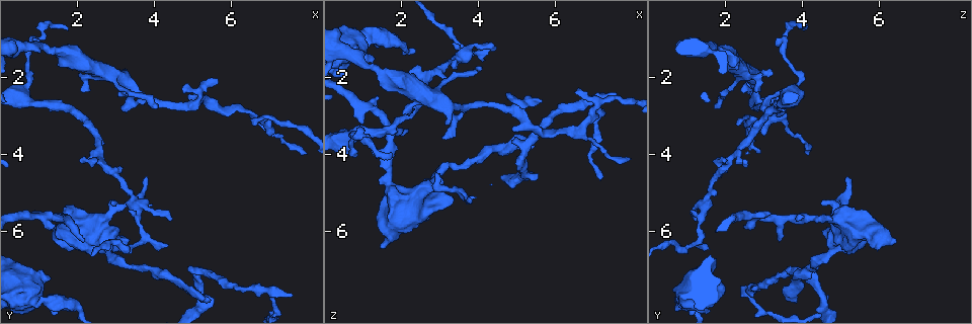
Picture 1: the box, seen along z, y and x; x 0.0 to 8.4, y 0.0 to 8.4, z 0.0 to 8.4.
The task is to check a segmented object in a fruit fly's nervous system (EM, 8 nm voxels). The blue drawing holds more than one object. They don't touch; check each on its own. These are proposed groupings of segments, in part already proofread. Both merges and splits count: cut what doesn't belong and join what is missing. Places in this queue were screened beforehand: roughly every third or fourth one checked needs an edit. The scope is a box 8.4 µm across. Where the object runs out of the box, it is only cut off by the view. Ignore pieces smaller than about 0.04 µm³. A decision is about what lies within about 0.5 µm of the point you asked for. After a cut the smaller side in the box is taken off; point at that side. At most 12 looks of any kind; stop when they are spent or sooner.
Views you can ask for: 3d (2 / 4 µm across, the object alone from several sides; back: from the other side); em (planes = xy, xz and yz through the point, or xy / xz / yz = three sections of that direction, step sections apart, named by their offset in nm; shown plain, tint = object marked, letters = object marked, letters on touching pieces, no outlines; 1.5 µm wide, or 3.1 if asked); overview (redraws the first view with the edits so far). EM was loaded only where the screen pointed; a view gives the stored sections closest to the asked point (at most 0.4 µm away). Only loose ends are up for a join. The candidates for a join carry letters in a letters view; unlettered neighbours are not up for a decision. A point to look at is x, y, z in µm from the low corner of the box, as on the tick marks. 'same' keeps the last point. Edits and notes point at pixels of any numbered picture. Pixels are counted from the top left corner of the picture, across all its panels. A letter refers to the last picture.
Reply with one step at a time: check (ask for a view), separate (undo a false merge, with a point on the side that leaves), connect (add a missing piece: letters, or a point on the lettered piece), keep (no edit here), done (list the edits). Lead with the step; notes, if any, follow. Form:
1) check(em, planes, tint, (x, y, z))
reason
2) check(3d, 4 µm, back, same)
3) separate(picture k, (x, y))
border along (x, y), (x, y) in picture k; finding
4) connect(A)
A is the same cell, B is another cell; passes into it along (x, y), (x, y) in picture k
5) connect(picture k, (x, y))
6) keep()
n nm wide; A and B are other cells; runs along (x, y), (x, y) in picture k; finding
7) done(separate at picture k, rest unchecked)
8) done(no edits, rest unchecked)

check(em, planes, tint, (4.45, 5.70, 1.25))
an open end

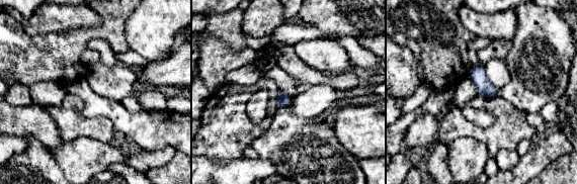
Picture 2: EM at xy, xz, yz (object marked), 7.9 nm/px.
check(em, planes, letters, same)

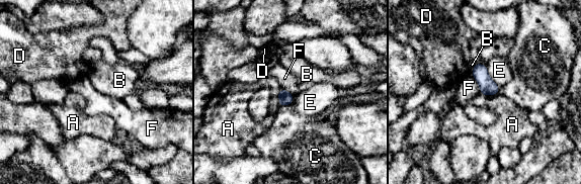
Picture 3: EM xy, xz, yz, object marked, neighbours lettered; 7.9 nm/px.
keep()
E touches over 200 nm; A, B, C, D, E and F are other cells; border along (473, 76), (480, 91) in picture 3; none of them fits

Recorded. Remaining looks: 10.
check(3d, 4 µm, (1.45, 6.25, 6.45))
stops while still wide

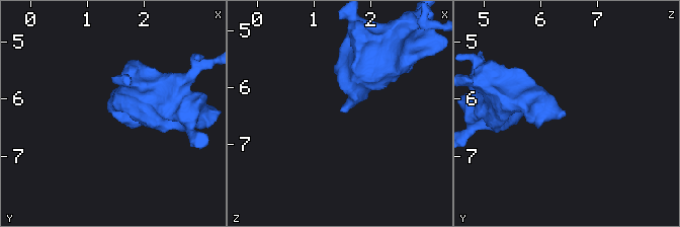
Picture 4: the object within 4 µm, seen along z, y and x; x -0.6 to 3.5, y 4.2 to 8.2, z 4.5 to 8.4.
check(em, planes, letters, (1.45, 6.25, 6.45))

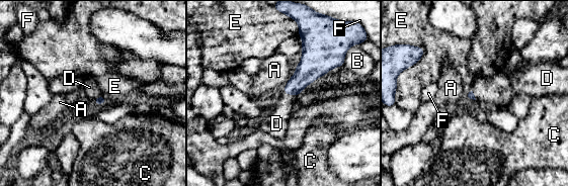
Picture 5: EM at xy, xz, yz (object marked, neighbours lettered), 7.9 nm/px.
connect(D)
D is the same cell, A, B, C, E and F are other cells; it goes on there

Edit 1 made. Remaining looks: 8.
check(3d, 2 µm, (3.15, 1.95, 3.20))
an open end

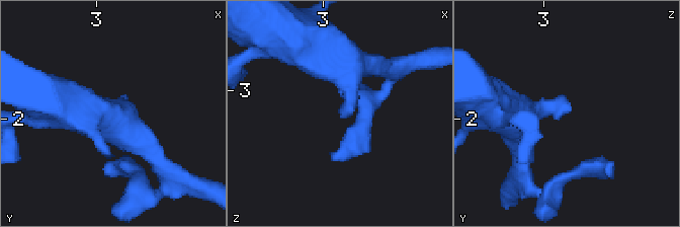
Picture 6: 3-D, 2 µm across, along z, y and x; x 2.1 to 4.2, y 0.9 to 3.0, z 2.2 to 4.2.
check(em, planes, tint, (3.18, 1.90, 3.22))

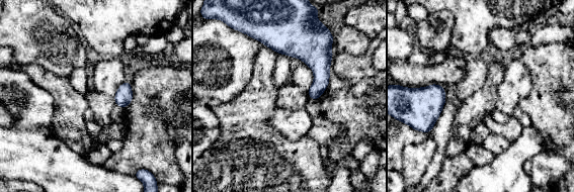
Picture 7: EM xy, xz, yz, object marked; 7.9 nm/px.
check(em, planes, letters, same)
what lies round it

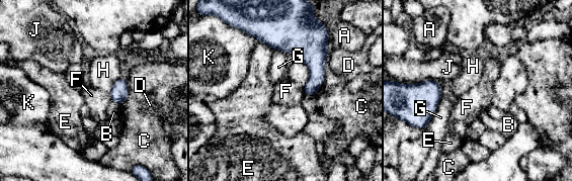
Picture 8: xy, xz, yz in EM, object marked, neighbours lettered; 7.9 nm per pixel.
keep()
G touches over 300 nm; A, B, C, D, E, F, G, H, J and K are other cells; none of them fits

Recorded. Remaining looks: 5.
check(em, planes, letters, (6.70, 3.25, 2.30))
free end

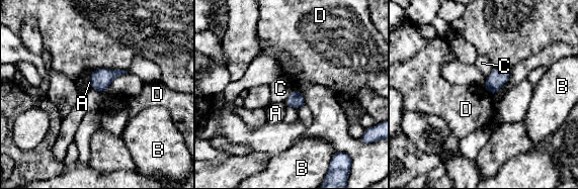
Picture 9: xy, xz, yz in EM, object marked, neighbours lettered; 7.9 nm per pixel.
keep()
120 nm wide; A, B, C and D are other cells; none of them fits

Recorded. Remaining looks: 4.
check(3d, 2 µm, (7.50, 7.55, 2.45))
an open end

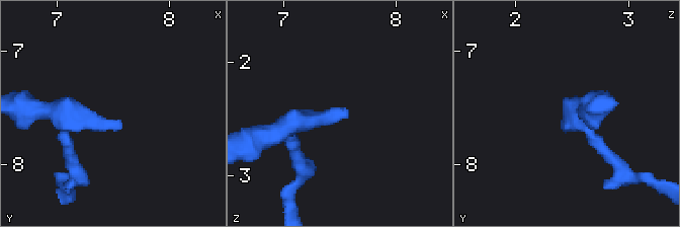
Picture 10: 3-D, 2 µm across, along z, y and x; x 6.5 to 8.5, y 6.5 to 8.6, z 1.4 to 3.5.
check(em, planes, letters, (7.56, 7.60, 2.44))
need the tissue

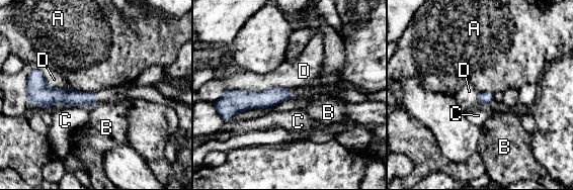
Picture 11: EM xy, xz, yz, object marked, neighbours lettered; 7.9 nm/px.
keep()
110 nm wide; A, B, C and D are other cells; runs along (34, 88), (46, 96), (95, 100) in picture 11; no lettered piece goes on from it

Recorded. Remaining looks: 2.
done(connect at picture 5, rest unchecked)

